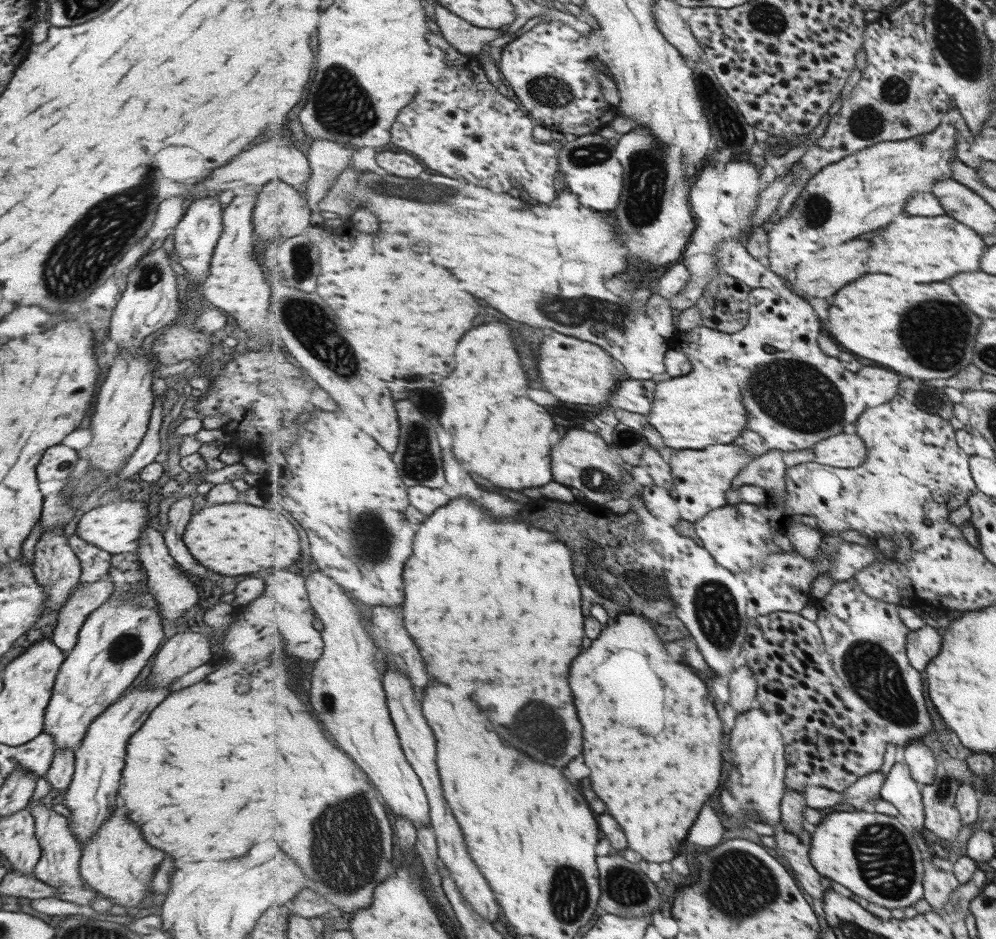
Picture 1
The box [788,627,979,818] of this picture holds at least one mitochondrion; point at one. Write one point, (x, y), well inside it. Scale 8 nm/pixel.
(870, 663)

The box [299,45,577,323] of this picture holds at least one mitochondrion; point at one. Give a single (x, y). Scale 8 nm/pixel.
(338, 91)

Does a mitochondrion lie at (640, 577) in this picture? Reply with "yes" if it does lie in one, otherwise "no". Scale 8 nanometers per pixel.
no

